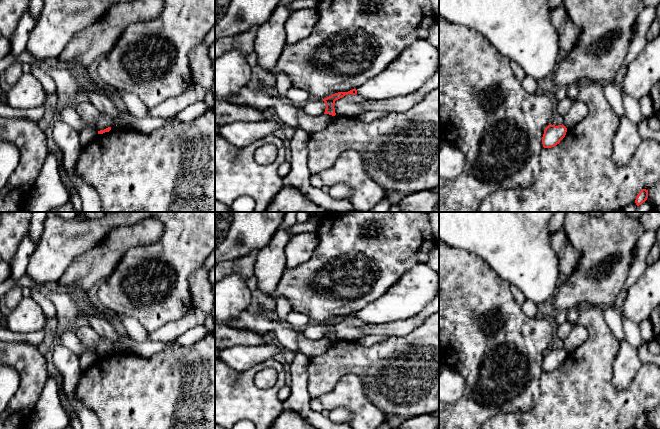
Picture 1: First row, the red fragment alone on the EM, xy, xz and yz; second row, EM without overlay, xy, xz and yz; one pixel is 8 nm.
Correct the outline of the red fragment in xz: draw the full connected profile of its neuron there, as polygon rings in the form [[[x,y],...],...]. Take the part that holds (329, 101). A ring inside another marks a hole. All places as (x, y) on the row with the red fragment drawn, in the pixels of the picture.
[[[352,89],[348,92],[338,92],[338,93],[332,94],[331,96],[323,99],[323,101],[326,104],[326,109],[325,109],[324,114],[329,114],[329,115],[335,116],[336,115],[335,108],[334,108],[335,101],[348,94],[356,95],[357,90]]]

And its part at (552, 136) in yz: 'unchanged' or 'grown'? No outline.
unchanged

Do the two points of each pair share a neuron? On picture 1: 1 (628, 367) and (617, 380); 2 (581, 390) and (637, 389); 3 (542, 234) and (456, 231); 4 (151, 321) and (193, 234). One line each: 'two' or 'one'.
1: one
2: one
3: one
4: one

